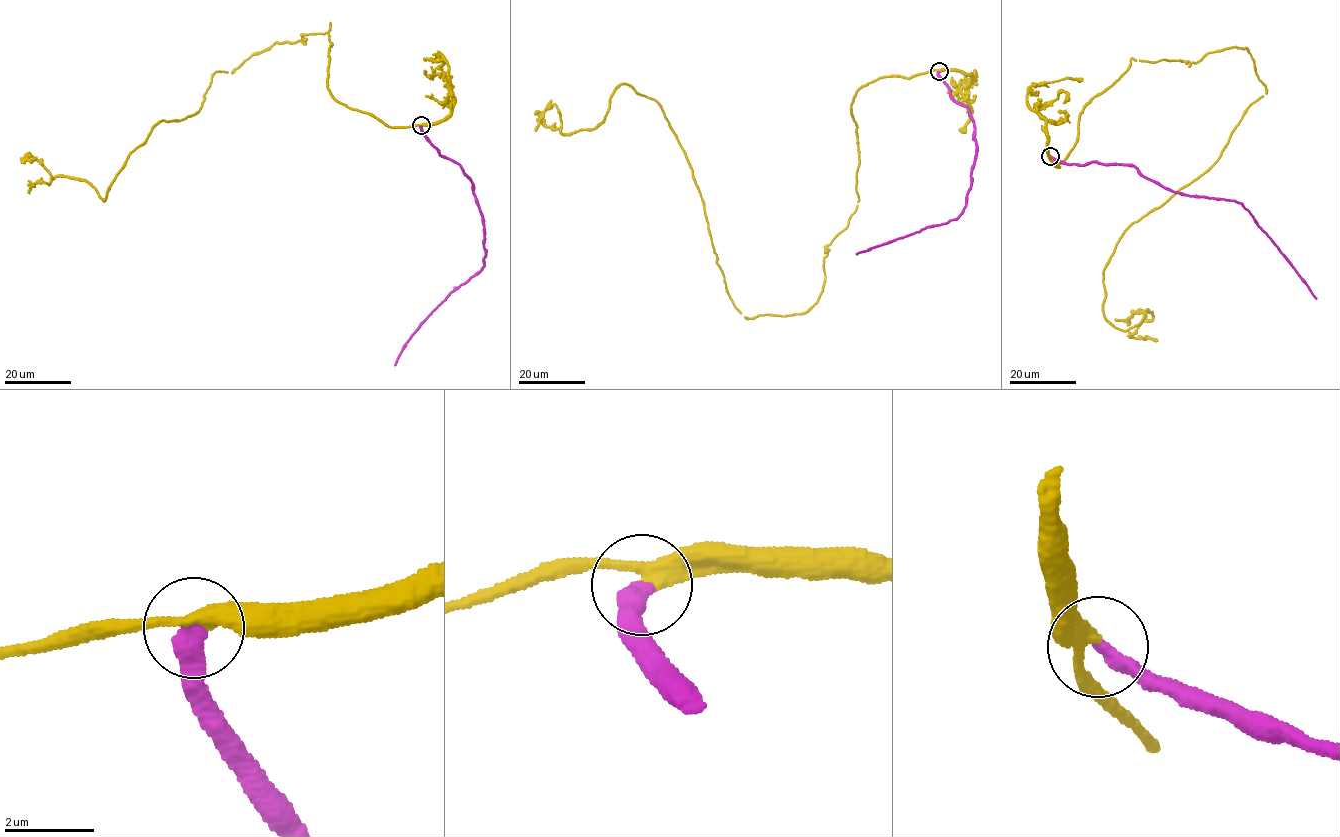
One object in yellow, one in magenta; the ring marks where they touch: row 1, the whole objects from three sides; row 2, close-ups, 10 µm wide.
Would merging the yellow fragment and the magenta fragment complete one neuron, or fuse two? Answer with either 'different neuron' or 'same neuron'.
same neuron

